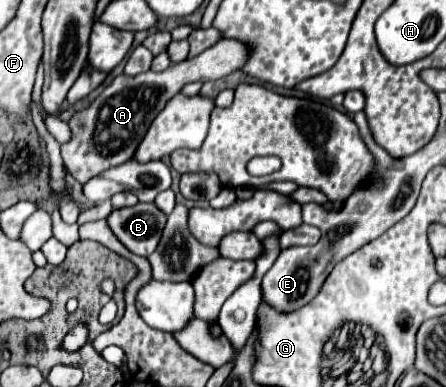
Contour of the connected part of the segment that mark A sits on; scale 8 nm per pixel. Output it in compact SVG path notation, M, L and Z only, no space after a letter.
M234 39L218 41L200 55L186 59L182 63L170 65L168 69L154 73L146 71L136 77L118 75L114 81L90 103L90 107L74 113L68 121L72 139L62 145L62 159L68 173L82 185L96 177L98 173L118 167L134 157L146 129L164 109L168 99L172 99L180 89L192 81L212 81L226 77L232 71L238 71L246 63L246 45Z

